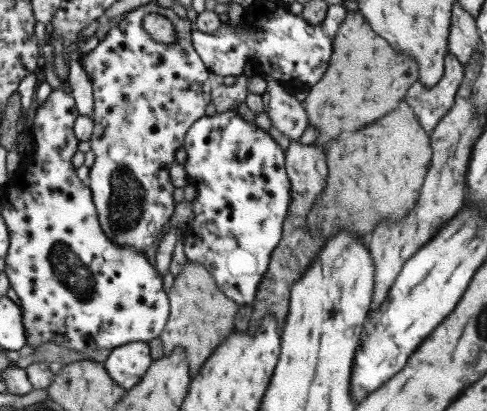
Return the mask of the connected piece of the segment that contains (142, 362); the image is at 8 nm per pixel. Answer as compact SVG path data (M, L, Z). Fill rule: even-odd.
M133 341L110 349L102 363L111 380L127 392L141 380L141 375L148 369L151 361L147 343Z

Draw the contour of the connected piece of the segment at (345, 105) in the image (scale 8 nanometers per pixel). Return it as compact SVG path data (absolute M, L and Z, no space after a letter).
M347 11L333 35L332 54L323 76L311 87L307 88L307 95L302 101L307 113L308 126L317 131L313 145L324 148L328 140L335 139L339 134L356 131L364 125L371 124L384 114L391 112L404 98L404 92L410 84L417 80L418 68L413 58L395 52L385 40L381 38L365 22L365 17L357 11Z

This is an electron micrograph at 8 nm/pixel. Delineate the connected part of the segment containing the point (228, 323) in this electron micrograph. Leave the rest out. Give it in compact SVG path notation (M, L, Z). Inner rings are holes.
M185 261L183 268L174 276L168 298L168 317L159 340L162 351L169 354L173 350L182 348L184 357L189 360L189 376L193 378L201 364L212 353L212 350L233 330L233 316L239 305L226 297L214 283L209 271L198 262Z

